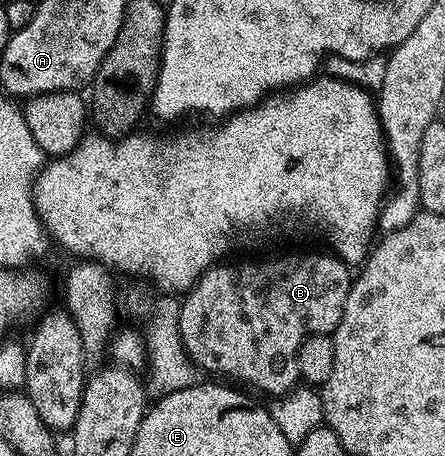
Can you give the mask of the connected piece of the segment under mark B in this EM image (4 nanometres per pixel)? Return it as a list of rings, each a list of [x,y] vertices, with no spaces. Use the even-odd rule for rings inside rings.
[[[328,251],[288,253],[285,257],[272,257],[269,261],[244,261],[241,265],[224,264],[228,263],[217,263],[205,269],[195,285],[183,294],[180,313],[175,314],[183,349],[193,366],[200,368],[201,365],[206,372],[217,373],[220,376],[217,378],[241,386],[249,385],[244,387],[283,398],[293,392],[301,380],[296,356],[302,343],[314,333],[331,335],[338,327],[346,307],[346,295],[350,295],[354,280],[353,270]]]

